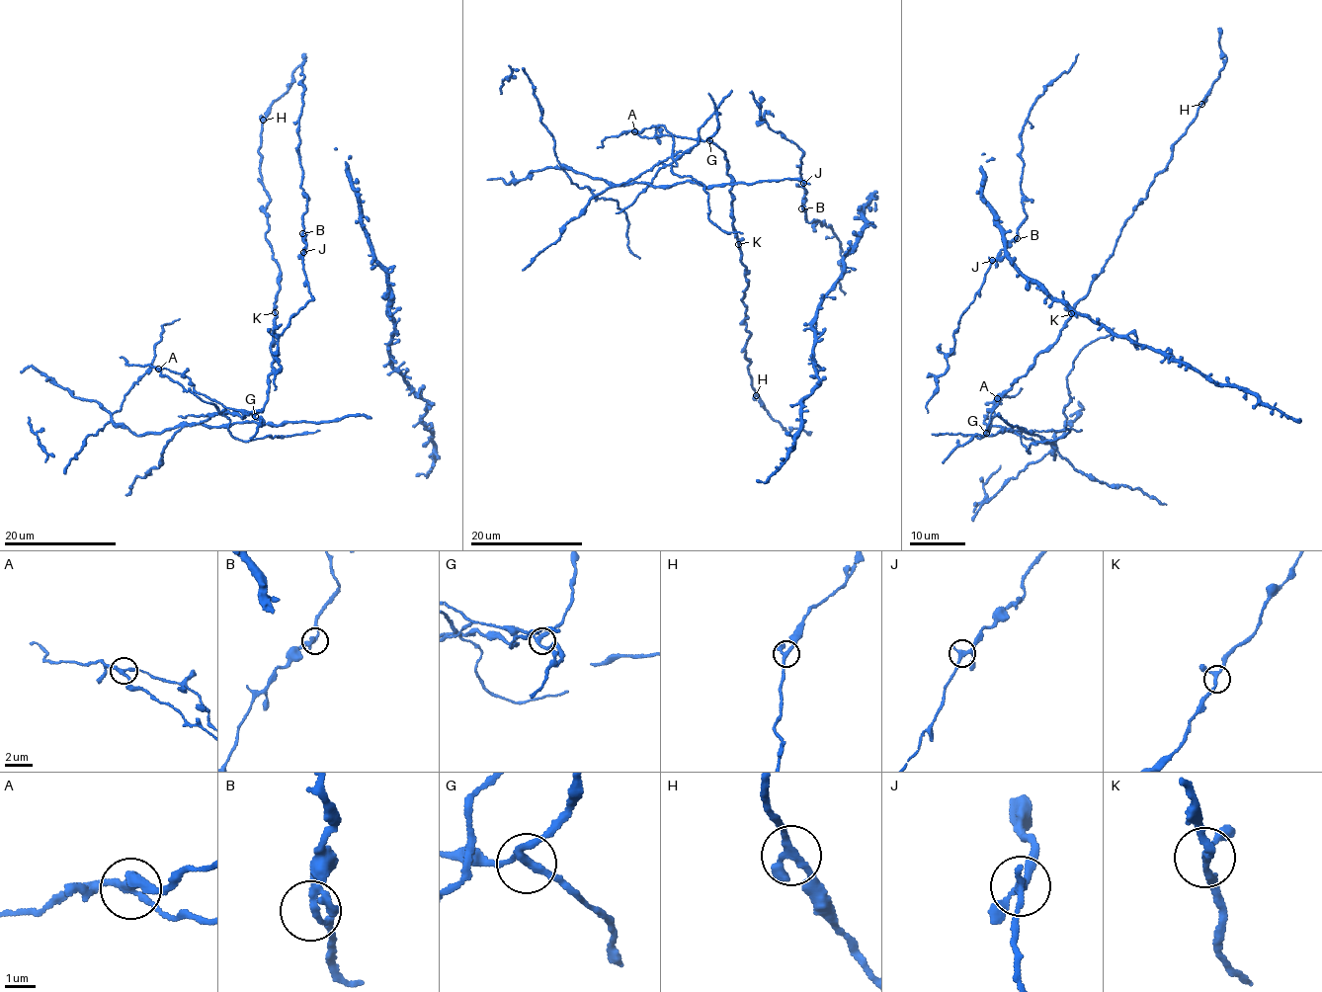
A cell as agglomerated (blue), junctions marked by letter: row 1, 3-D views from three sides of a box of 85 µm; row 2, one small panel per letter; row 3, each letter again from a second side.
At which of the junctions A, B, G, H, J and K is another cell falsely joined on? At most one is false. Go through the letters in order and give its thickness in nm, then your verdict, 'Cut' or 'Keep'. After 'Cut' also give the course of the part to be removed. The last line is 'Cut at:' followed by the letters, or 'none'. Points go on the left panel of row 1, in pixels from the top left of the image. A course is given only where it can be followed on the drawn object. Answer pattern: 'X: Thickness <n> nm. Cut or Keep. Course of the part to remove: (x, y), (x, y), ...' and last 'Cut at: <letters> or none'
A: Thickness 220 nm. Cut
B: Thickness 170 nm. Keep
G: Thickness 220 nm. Keep
H: Thickness 220 nm. Keep
J: Thickness 240 nm. Keep
K: Thickness 190 nm. Keep
Cut at: A

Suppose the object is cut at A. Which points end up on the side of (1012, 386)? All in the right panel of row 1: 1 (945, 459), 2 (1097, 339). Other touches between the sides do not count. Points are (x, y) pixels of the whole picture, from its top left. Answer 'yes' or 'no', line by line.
1: yes
2: no

